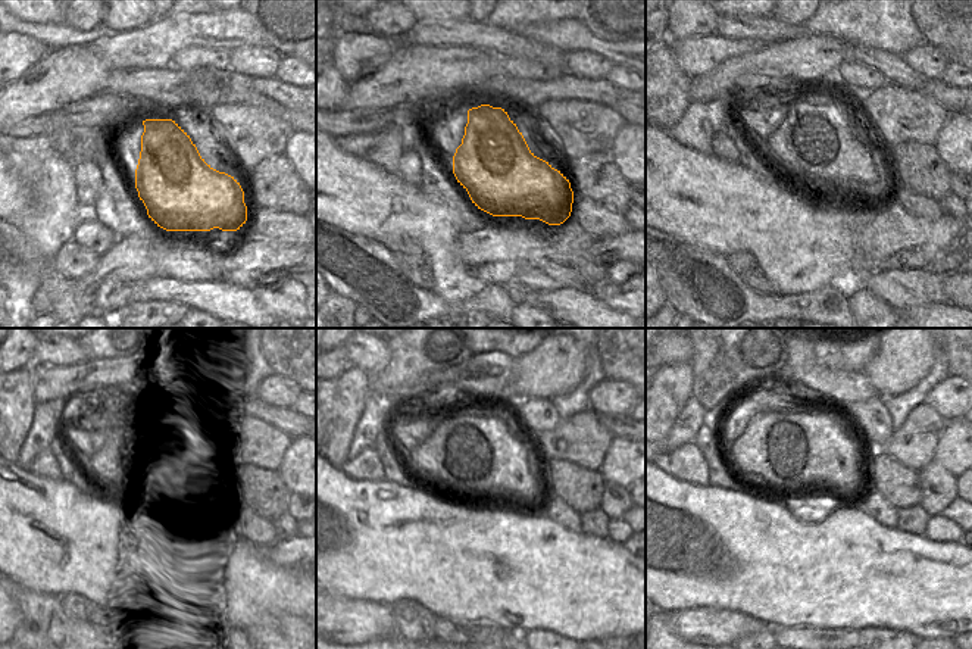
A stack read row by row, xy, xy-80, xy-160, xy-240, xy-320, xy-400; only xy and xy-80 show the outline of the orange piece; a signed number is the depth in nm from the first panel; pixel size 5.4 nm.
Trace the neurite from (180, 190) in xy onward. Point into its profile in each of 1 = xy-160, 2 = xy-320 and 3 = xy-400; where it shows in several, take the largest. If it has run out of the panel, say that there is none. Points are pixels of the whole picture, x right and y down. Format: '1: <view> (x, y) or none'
1: xy-160 (816, 146)
2: xy-320 (477, 454)
3: xy-400 (794, 449)

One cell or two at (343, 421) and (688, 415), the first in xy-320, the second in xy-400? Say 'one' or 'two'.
two

